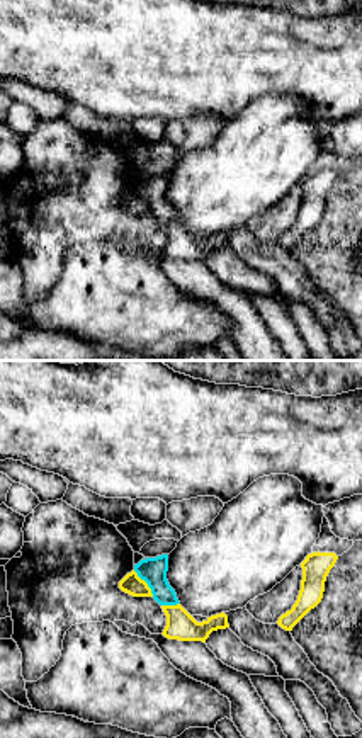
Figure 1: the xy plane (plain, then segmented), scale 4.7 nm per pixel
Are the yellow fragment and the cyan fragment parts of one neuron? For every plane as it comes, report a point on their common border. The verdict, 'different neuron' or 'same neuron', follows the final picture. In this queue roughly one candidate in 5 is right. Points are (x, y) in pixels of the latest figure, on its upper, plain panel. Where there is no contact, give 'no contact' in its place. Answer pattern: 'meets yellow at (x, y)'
meets yellow at (147, 203)

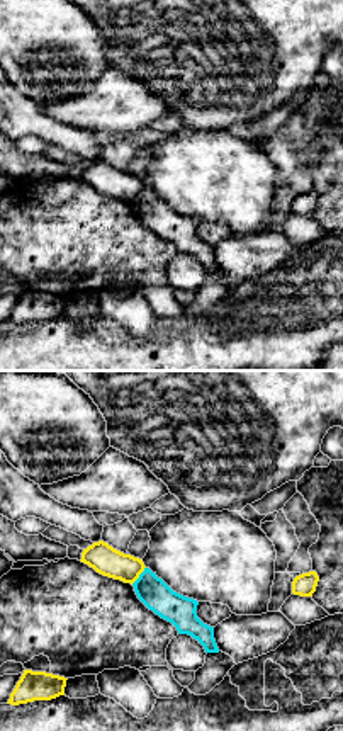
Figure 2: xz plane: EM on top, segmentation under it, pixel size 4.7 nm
meets yellow at (140, 192)

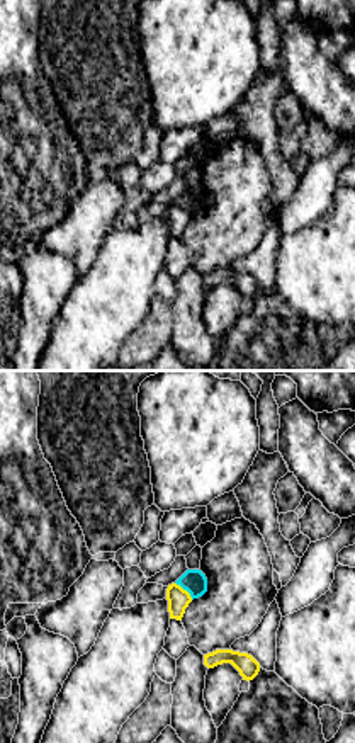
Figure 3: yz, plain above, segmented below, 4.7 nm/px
meets yellow at (185, 209)

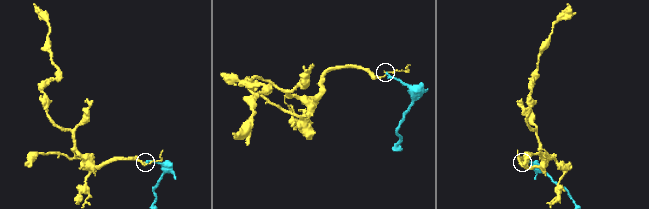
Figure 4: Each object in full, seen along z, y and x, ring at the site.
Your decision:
different neuron

